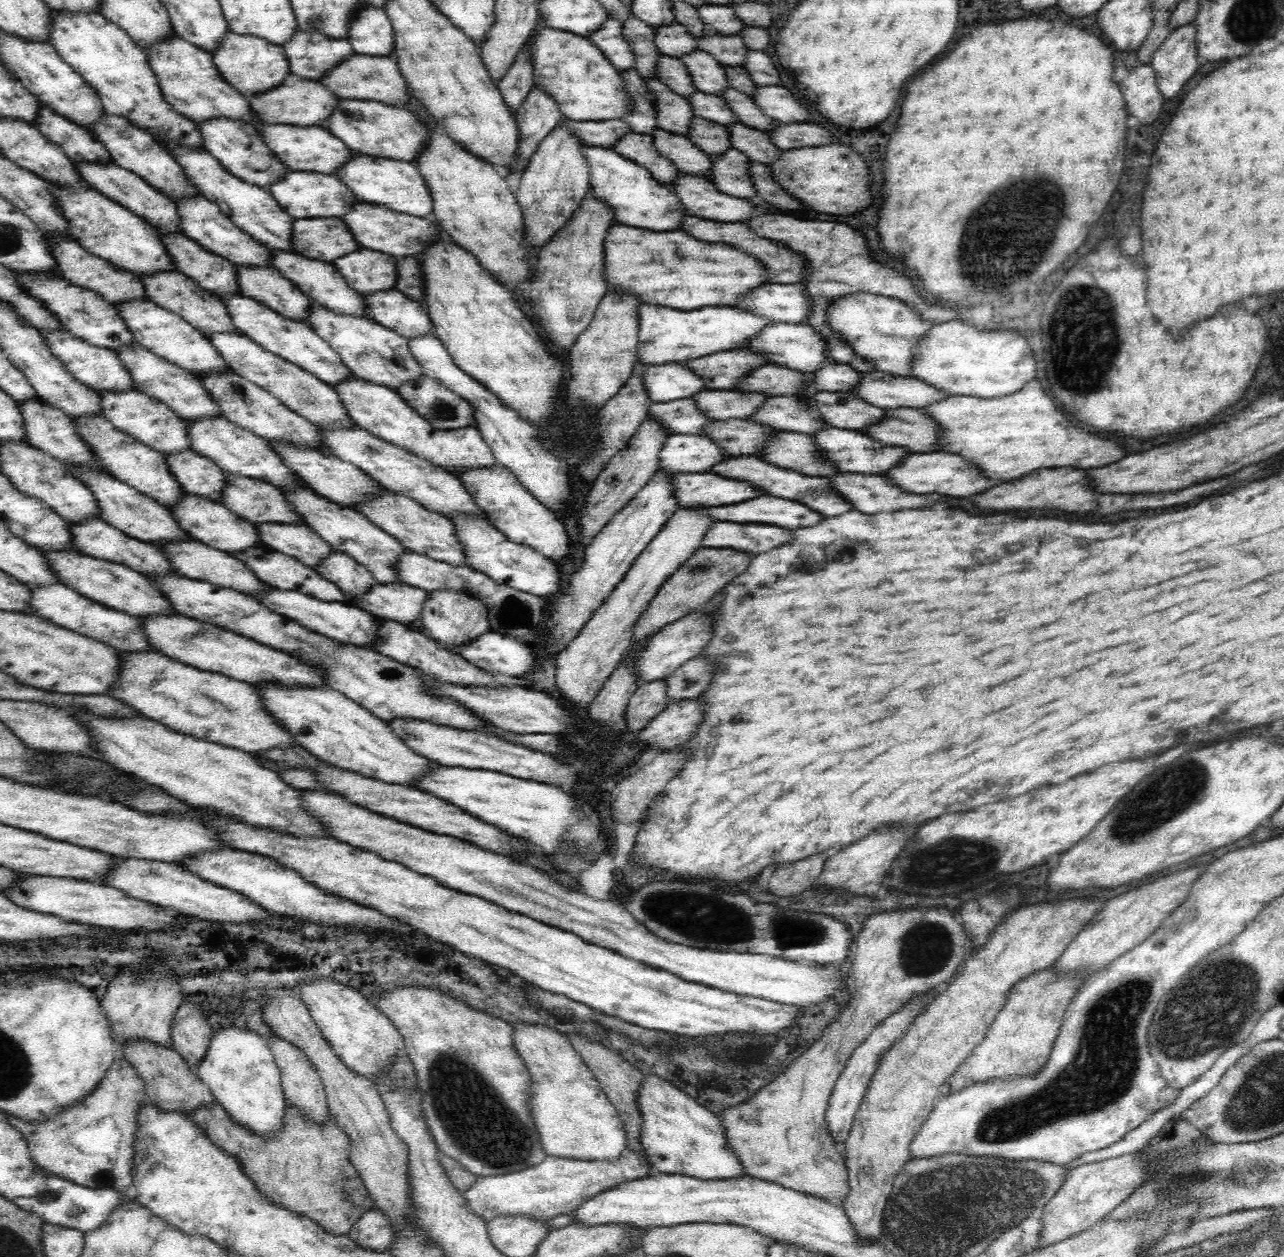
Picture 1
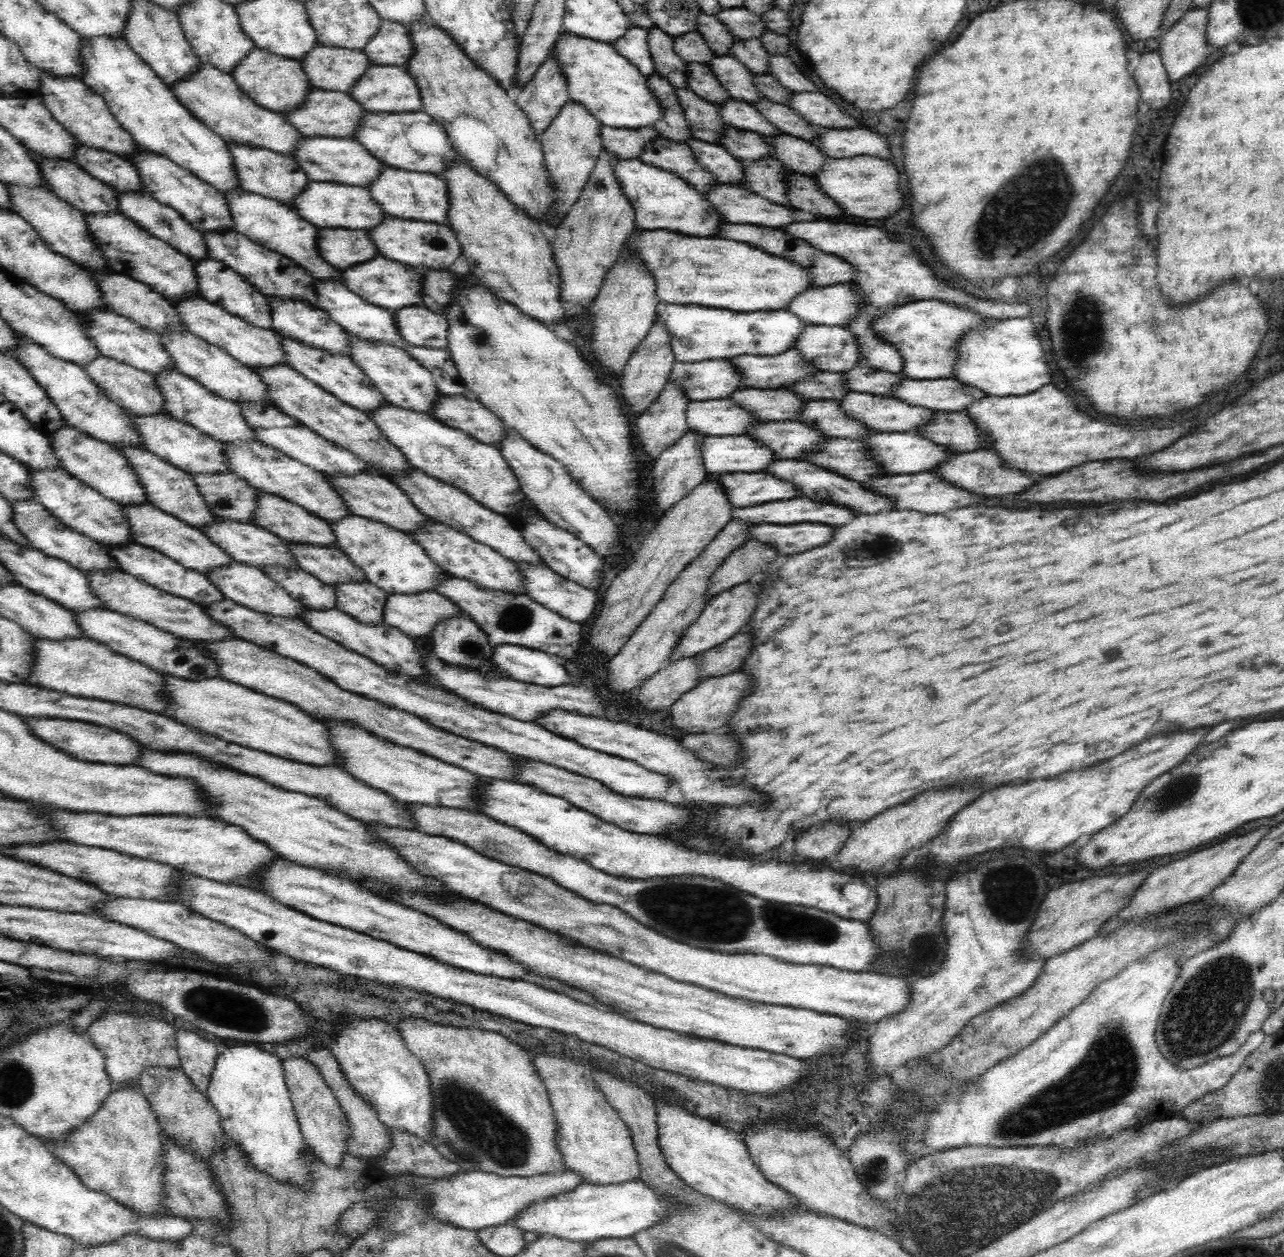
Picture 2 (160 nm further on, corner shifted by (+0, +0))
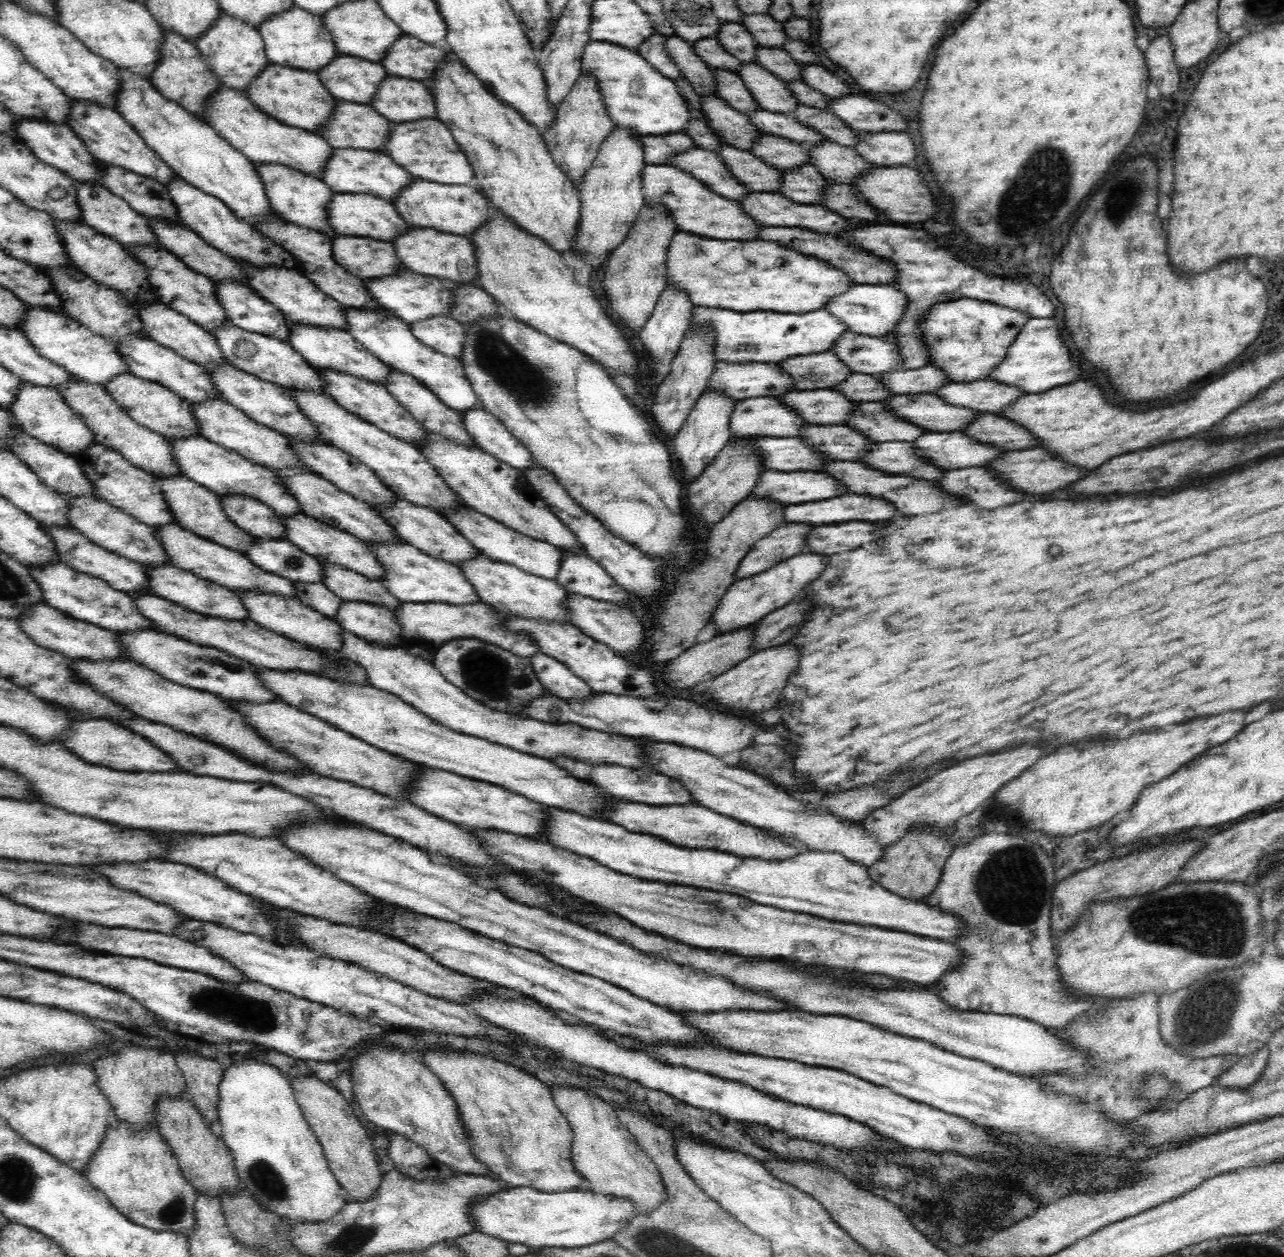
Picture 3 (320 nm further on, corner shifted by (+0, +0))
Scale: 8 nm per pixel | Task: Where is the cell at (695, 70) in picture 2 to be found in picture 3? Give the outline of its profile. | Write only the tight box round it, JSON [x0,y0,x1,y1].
[713,69,759,116]

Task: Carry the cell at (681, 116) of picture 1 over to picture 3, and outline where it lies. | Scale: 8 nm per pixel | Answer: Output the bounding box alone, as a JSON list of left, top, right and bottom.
[701,97,768,151]

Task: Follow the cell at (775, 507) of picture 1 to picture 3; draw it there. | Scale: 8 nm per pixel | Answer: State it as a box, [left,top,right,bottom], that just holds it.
[785,495,894,524]

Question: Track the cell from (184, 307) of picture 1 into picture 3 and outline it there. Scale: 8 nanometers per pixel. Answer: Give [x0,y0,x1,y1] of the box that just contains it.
[210,324,327,396]

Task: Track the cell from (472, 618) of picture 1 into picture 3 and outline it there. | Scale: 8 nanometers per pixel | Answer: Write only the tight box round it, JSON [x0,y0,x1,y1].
[433,637,546,718]

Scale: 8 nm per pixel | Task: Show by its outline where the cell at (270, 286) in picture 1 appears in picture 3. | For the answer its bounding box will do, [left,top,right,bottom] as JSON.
[289,325,391,385]

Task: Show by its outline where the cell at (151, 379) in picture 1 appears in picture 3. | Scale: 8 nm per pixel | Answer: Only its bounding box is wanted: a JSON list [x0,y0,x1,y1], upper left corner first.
[191,399,304,474]

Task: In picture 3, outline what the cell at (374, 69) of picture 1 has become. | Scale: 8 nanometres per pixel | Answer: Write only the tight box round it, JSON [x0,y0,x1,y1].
[370,76,437,124]

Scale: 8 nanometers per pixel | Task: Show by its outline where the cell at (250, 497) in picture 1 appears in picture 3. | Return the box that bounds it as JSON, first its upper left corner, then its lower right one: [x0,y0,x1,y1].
[280,512,383,581]

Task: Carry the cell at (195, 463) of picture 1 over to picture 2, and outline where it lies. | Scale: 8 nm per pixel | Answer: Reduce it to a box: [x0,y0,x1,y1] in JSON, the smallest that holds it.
[194,473,259,524]

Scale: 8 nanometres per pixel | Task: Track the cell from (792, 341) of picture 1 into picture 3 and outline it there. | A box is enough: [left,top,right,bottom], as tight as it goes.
[831,331,904,376]

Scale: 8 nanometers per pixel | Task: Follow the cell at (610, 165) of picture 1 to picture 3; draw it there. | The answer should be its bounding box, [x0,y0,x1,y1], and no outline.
[642,164,760,240]

